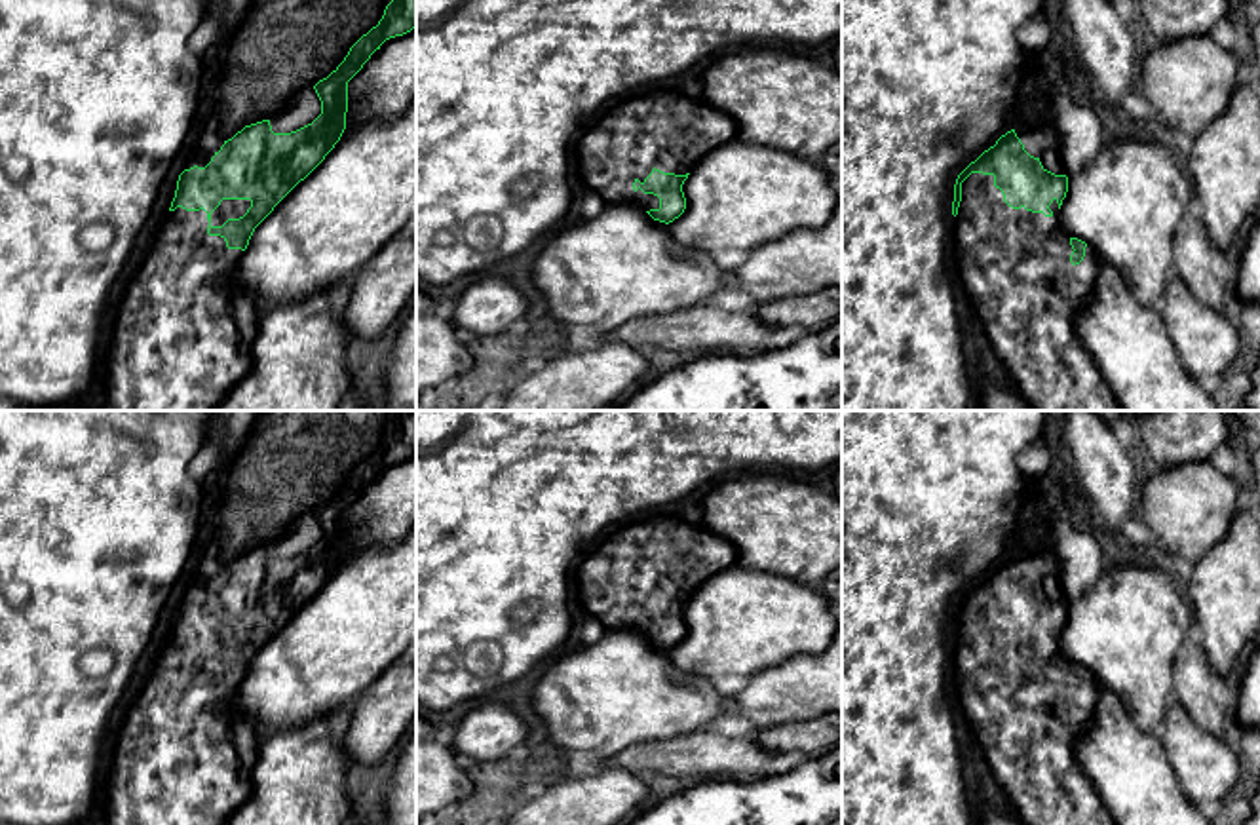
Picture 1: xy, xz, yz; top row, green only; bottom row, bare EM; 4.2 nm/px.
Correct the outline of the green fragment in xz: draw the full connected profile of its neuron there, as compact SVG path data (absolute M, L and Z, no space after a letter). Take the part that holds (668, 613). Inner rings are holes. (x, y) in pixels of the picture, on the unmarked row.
M646 515L608 532L574 568L580 603L608 631L644 635L654 646L673 648L686 635L682 610L696 589L713 576L735 566L735 547L675 515Z

